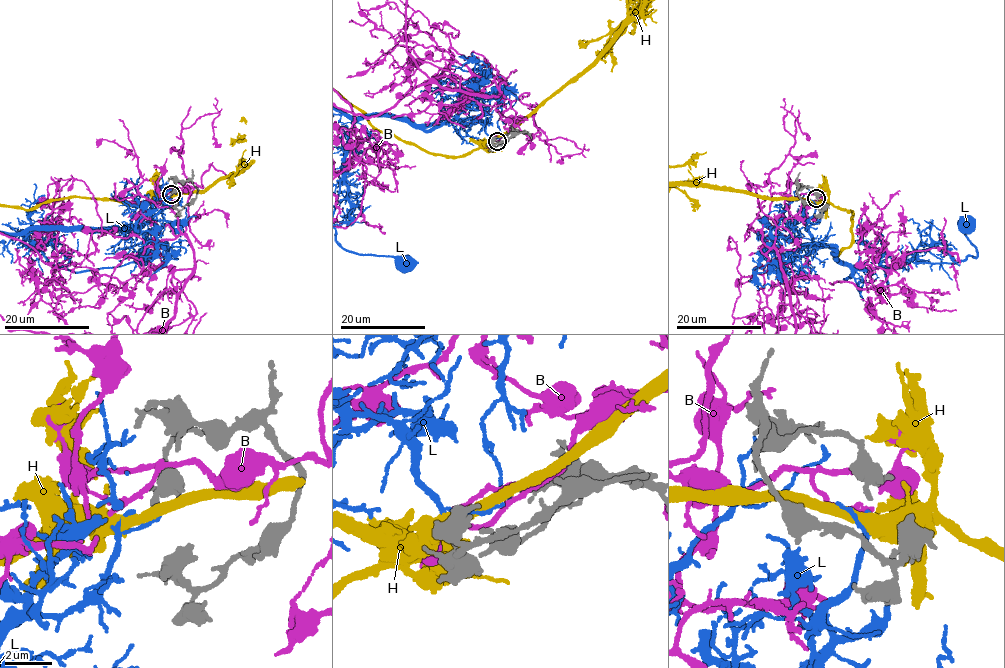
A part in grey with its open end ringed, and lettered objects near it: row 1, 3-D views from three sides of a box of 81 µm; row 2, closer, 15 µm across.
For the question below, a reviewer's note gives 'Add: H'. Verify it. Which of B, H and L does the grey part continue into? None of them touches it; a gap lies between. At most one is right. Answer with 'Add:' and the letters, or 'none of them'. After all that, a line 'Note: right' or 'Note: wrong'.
Add: none of them
Note: wrong

